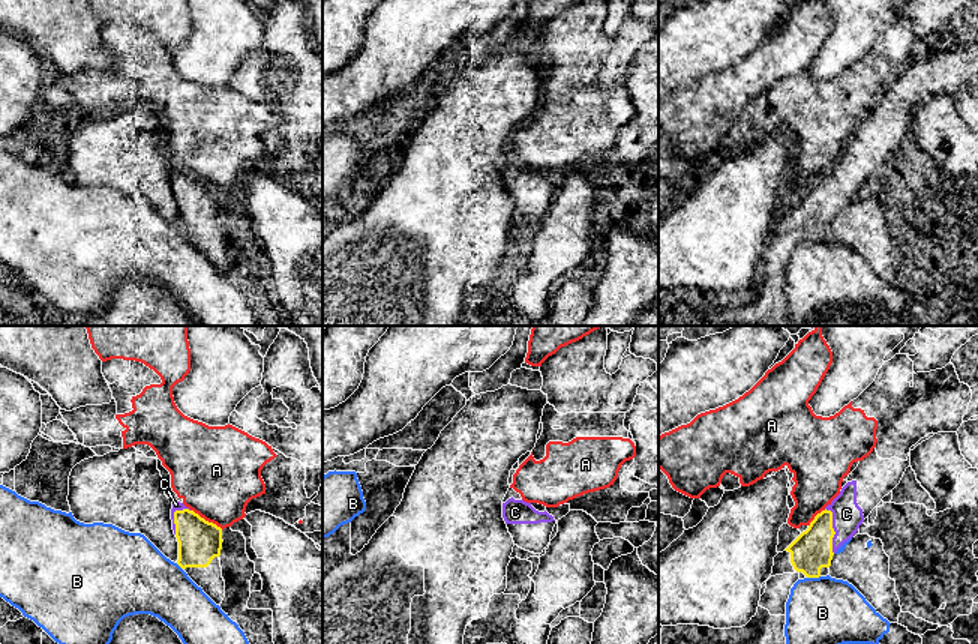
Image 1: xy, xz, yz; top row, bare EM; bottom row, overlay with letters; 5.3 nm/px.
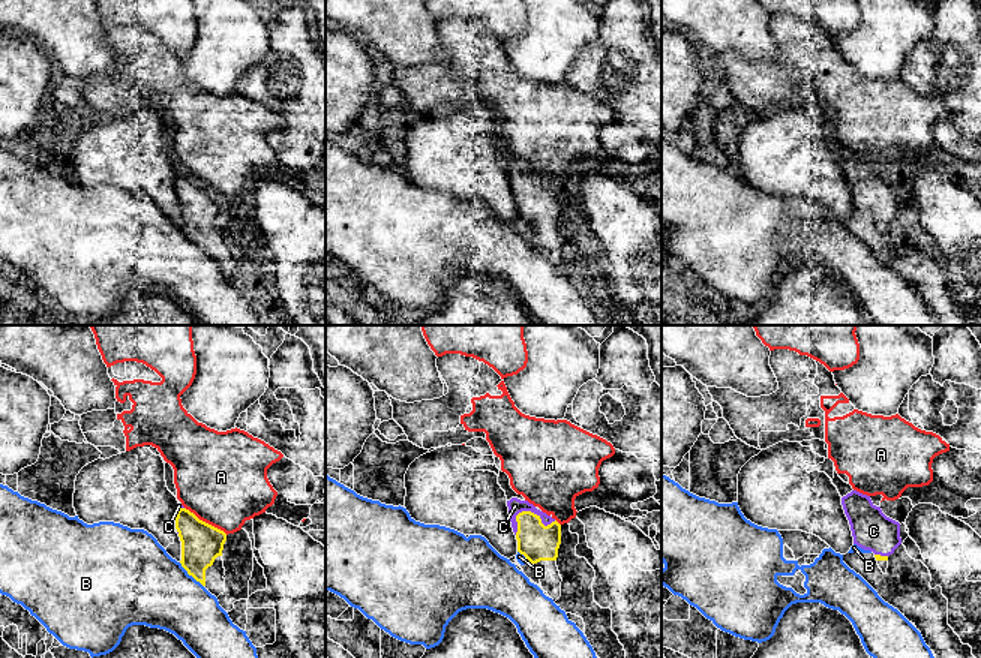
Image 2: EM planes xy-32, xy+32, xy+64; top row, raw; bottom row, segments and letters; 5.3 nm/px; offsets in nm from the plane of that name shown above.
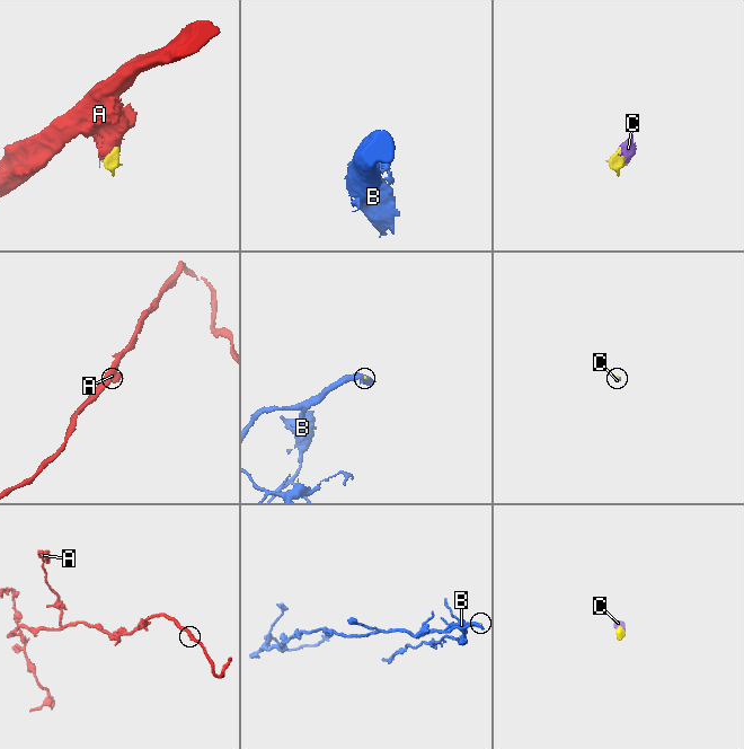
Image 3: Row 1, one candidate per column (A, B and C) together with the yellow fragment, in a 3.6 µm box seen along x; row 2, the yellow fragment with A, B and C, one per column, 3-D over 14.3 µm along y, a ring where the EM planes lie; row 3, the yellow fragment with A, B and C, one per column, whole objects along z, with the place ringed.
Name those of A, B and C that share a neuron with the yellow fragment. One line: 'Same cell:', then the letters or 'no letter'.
Same cell: C

